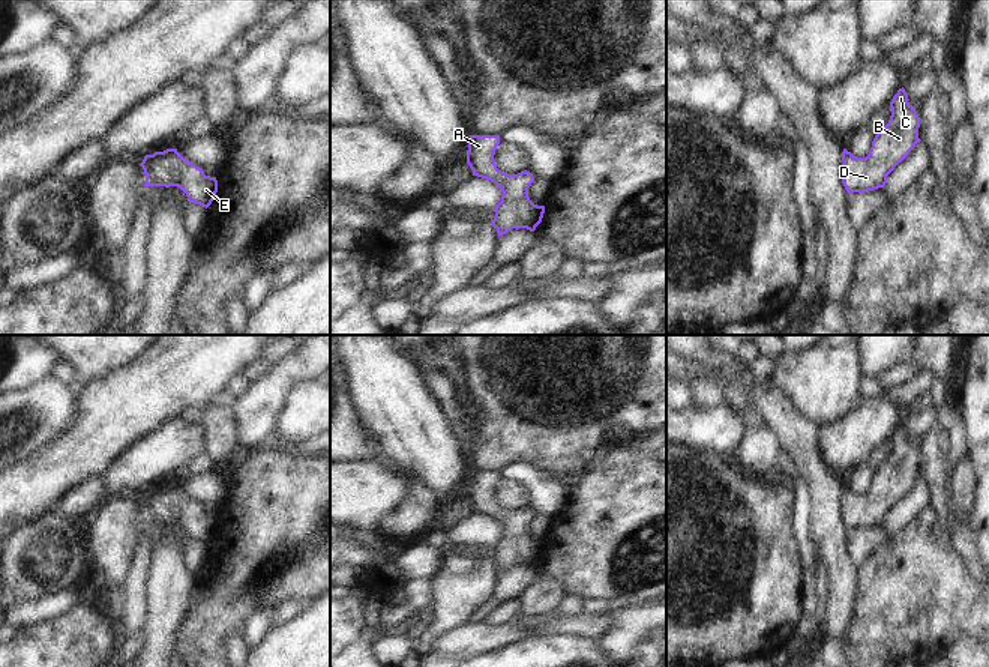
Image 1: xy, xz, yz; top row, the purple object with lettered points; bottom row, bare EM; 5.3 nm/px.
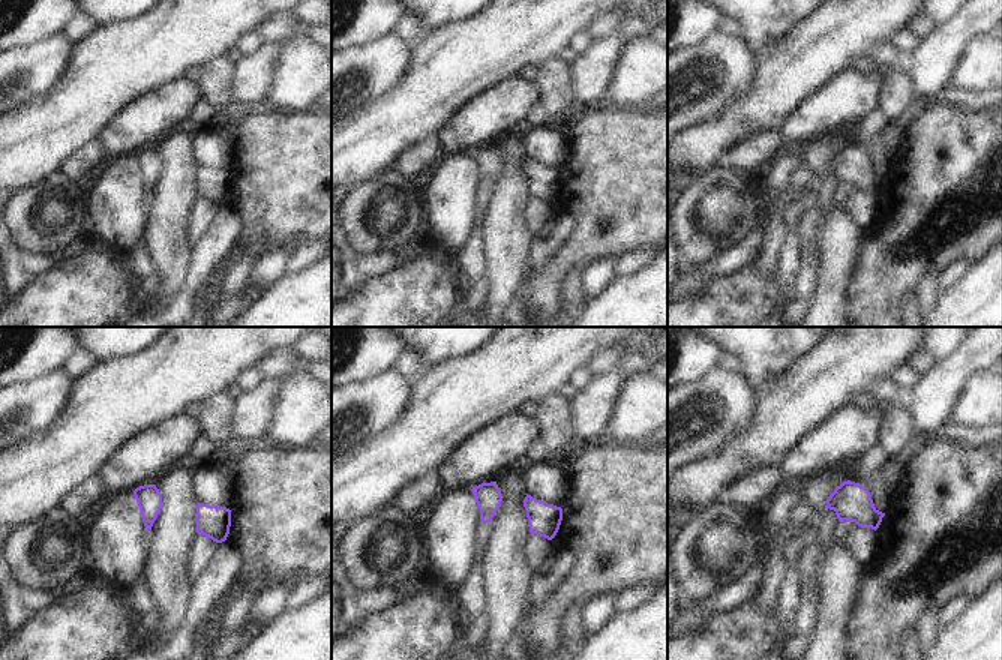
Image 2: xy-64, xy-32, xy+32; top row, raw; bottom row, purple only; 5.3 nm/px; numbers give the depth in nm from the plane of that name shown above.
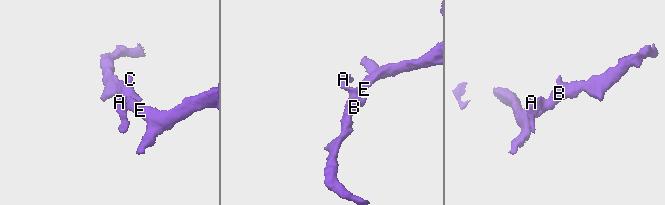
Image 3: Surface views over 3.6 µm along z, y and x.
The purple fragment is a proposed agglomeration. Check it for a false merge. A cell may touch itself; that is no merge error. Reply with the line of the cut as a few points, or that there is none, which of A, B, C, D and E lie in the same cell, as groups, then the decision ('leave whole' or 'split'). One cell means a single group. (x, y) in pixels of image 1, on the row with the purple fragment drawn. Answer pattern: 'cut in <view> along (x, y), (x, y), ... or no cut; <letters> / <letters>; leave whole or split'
no cut; A B C D E; leave whole

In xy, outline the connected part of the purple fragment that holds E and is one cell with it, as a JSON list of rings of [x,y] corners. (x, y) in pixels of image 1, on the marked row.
[[[177,149],[146,155],[140,165],[146,174],[146,188],[177,186],[186,194],[189,203],[206,209],[216,197],[216,177],[206,176],[200,167],[183,158]]]

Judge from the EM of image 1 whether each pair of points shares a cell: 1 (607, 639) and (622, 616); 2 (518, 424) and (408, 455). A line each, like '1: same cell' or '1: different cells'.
1: same cell
2: different cells

